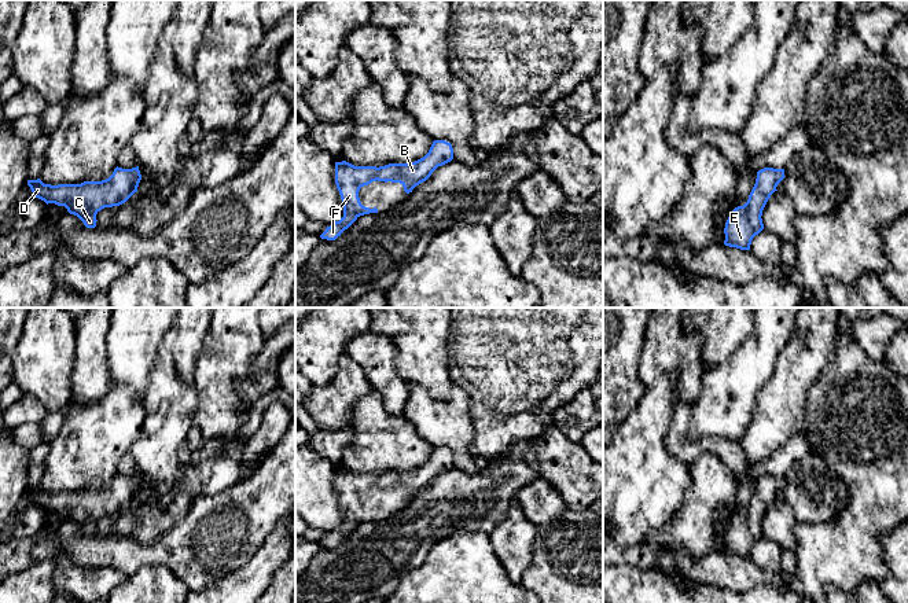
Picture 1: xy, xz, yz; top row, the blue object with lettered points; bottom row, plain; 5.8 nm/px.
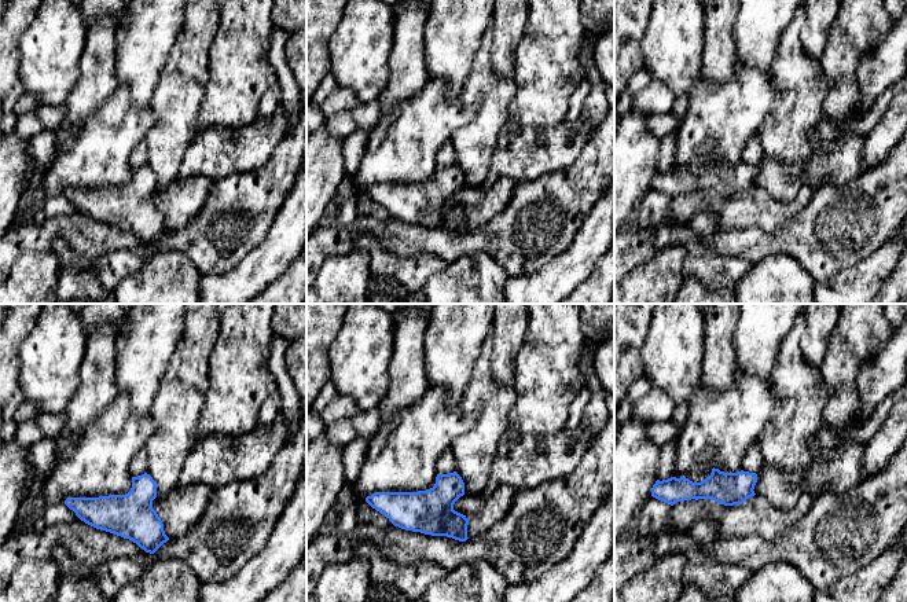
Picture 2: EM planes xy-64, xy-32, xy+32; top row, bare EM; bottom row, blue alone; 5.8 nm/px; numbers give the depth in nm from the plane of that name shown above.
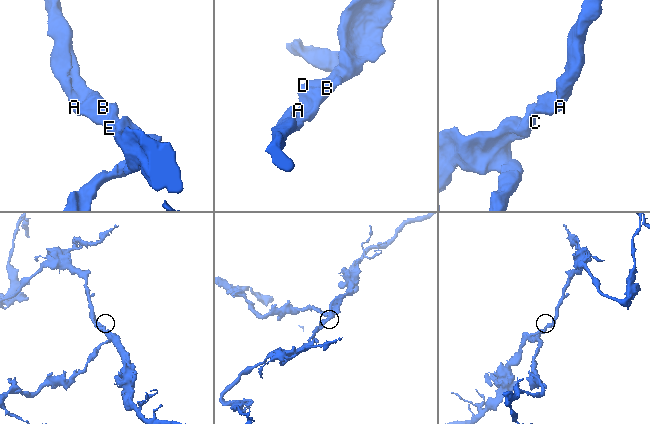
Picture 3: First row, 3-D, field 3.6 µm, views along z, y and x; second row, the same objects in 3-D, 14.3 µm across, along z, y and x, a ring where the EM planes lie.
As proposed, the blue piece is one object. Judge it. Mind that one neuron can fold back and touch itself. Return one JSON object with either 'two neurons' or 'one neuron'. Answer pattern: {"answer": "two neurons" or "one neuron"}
{"answer": "one neuron"}

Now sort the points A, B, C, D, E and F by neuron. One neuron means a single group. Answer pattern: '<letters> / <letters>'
A B C D E F

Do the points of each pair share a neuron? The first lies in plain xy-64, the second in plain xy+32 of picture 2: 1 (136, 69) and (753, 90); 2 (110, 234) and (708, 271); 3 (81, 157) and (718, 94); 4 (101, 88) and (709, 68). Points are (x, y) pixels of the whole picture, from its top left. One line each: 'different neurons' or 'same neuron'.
1: different neurons
2: different neurons
3: same neuron
4: same neuron

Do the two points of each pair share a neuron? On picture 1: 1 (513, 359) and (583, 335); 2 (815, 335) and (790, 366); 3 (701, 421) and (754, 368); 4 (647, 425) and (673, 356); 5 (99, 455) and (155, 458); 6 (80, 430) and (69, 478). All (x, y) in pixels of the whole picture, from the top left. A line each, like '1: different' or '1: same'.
1: same
2: same
3: same
4: different
5: different
6: same

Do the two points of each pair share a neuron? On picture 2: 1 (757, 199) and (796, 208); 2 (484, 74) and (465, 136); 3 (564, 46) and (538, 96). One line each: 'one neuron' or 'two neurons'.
1: one neuron
2: one neuron
3: one neuron

